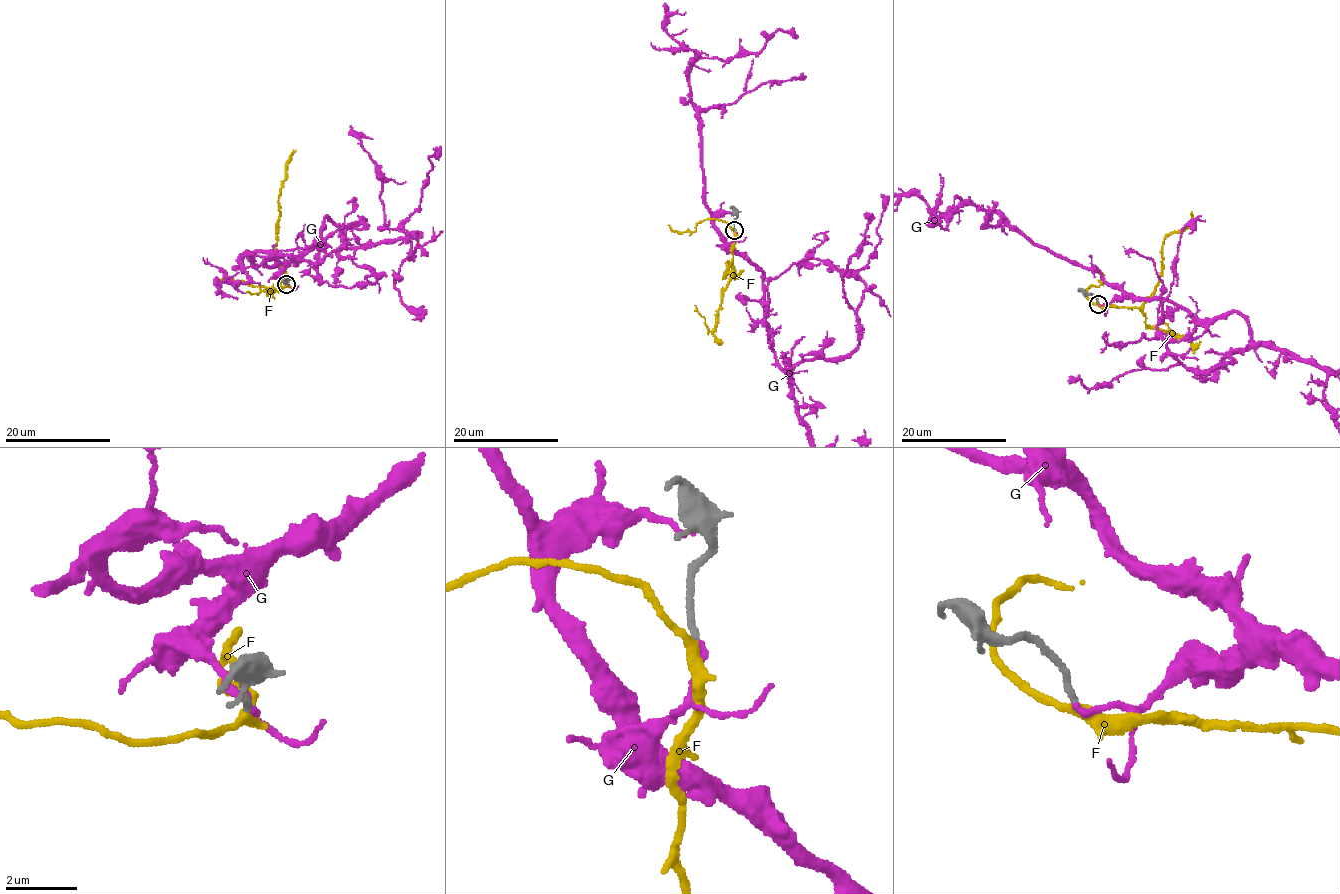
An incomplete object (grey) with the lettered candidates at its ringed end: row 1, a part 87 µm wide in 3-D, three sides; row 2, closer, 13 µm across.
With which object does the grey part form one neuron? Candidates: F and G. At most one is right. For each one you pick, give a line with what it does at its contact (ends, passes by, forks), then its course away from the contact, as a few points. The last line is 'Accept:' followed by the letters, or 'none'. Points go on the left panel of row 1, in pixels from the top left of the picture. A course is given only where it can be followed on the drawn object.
F: it passes by
Accept: F

